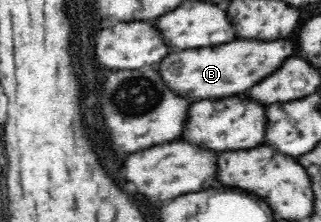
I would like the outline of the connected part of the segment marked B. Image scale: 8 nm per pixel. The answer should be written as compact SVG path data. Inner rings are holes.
M237 39L227 45L219 47L203 47L195 51L179 51L167 55L159 63L159 73L165 79L167 87L173 89L178 96L183 95L189 101L199 101L199 99L217 99L217 97L229 97L235 93L243 93L251 89L255 83L263 81L267 75L271 75L275 69L279 69L285 59L296 57L295 43L293 41L271 41L271 43L259 43L259 41L247 41L247 39ZM179 63L181 73L171 75L167 71L167 65Z

